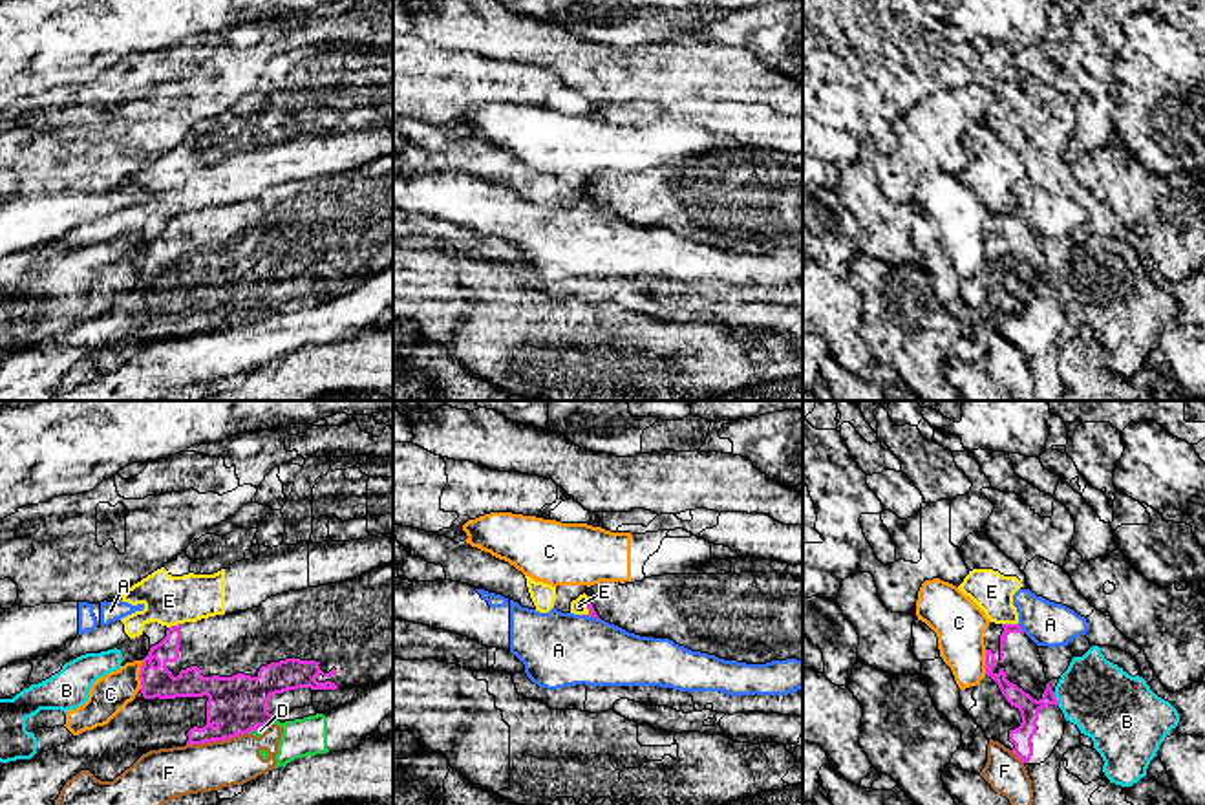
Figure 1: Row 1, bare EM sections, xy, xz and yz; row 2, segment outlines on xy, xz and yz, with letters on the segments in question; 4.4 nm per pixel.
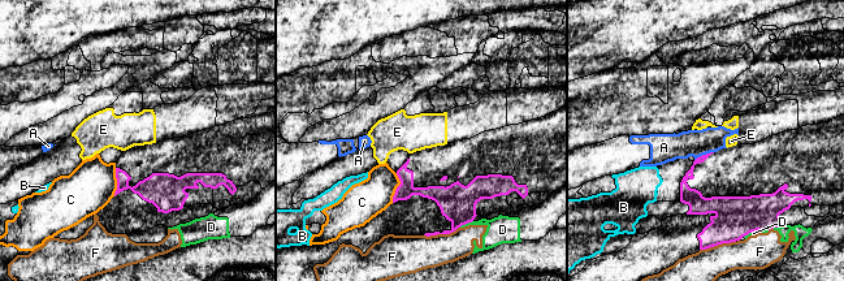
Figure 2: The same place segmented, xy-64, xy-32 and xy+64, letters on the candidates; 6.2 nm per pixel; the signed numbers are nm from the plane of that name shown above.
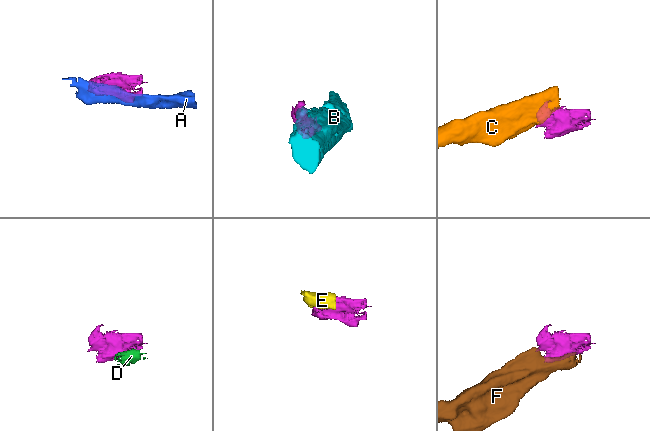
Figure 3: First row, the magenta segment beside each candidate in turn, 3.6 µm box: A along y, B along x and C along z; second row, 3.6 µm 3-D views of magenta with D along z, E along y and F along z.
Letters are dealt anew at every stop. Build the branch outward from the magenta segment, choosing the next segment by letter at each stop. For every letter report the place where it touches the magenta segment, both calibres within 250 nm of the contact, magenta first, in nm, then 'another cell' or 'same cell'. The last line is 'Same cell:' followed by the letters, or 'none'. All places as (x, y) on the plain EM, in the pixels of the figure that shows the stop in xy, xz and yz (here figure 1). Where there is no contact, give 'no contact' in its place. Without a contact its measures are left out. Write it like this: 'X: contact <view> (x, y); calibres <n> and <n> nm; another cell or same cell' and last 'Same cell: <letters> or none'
A: contact yz (1019, 218); calibres 50 and 190 nm; another cell
B: contact yz (1055, 289); calibres 90 and 320 nm; another cell
C: contact xy (139, 266); calibres 140 and 170 nm; another cell
D: contact xy (256, 317); calibres 260 and 40 nm; another cell
E: contact yz (1010, 214); calibres 50 and 180 nm; another cell
F: contact xy (216, 330); calibres 260 and 220 nm; another cell
Same cell: none

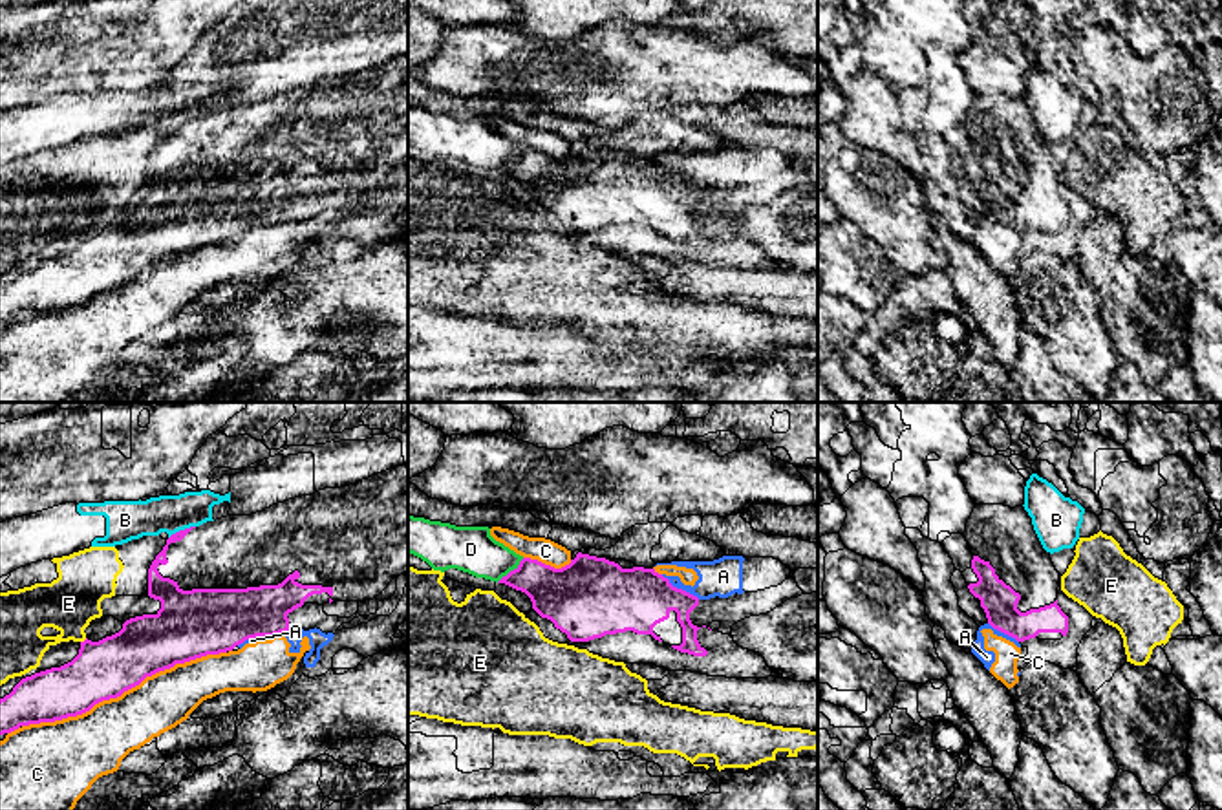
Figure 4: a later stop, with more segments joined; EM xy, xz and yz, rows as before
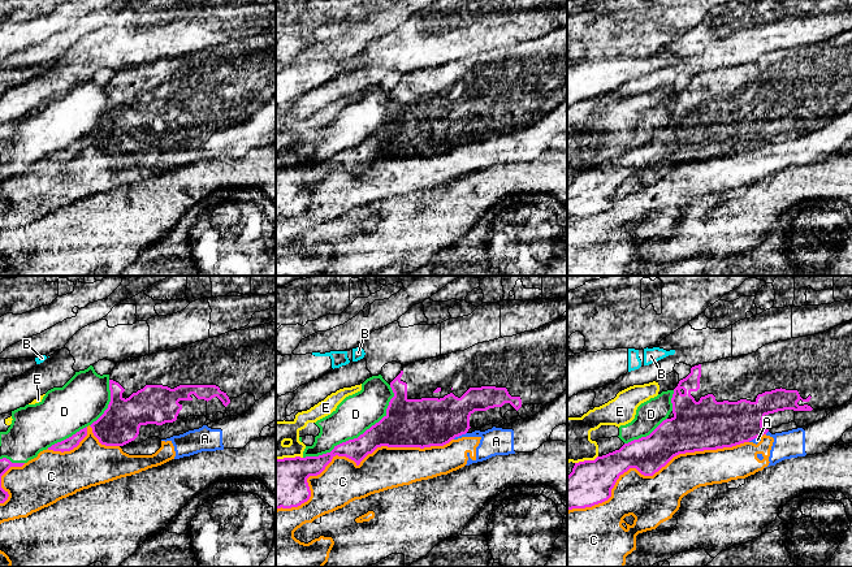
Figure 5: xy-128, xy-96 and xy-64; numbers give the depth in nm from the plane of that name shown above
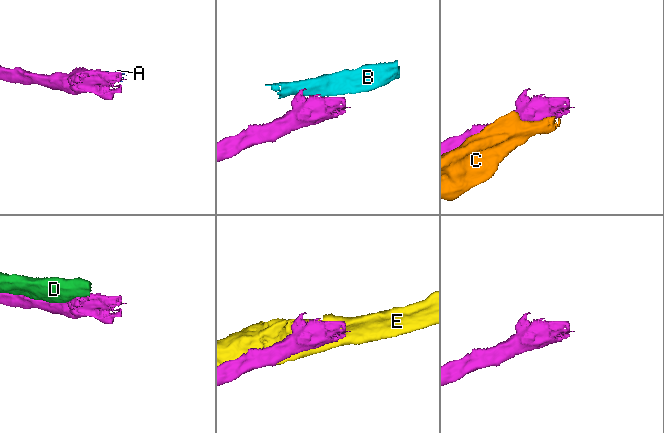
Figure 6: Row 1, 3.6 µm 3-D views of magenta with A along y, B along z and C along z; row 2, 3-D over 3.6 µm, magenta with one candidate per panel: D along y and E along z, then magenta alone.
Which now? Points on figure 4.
A: contact xz (681, 180); calibres 280 and 170 nm; another cell
B: contact xy (182, 121); calibres 70 and 180 nm; another cell
C: contact xy (123, 282); calibres 260 and 280 nm; another cell
D: contact xz (511, 161); calibres 240 and 200 nm; another cell
E: contact xy (85, 231); calibres 260 and 240 nm; another cell
Same cell: none

